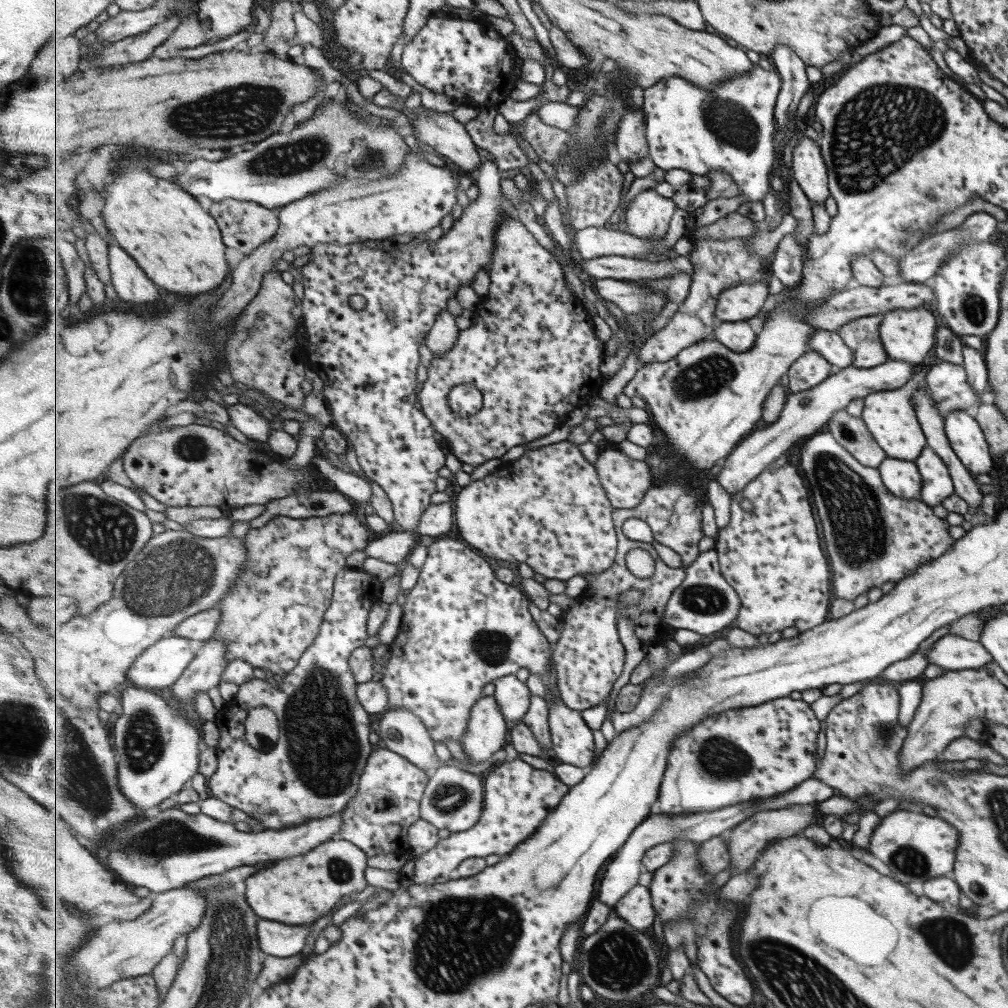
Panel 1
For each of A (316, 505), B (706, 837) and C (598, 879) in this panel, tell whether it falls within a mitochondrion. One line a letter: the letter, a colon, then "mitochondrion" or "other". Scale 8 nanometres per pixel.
A: other
B: other
C: other

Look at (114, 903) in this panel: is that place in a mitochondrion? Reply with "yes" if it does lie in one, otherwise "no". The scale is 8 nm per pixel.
no

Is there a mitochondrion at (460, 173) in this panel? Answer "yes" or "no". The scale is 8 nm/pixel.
no

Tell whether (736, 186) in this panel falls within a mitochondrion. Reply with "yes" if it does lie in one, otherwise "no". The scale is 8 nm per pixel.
no

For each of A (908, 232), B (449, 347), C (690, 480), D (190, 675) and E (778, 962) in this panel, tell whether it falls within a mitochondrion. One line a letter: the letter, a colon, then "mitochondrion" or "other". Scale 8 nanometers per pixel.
A: mitochondrion
B: other
C: other
D: other
E: mitochondrion

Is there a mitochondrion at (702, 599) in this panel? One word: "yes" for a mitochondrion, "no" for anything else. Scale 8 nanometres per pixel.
yes

